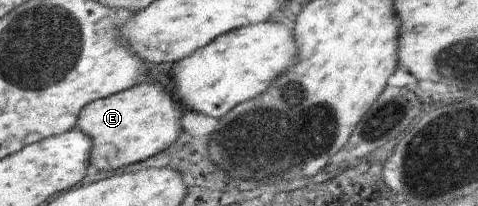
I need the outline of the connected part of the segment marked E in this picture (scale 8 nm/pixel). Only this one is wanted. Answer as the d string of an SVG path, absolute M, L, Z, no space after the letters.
M143 83L84 106L76 127L92 140L89 155L94 167L101 172L116 171L171 146L181 132L179 119L183 112L181 103L174 99L167 85Z

